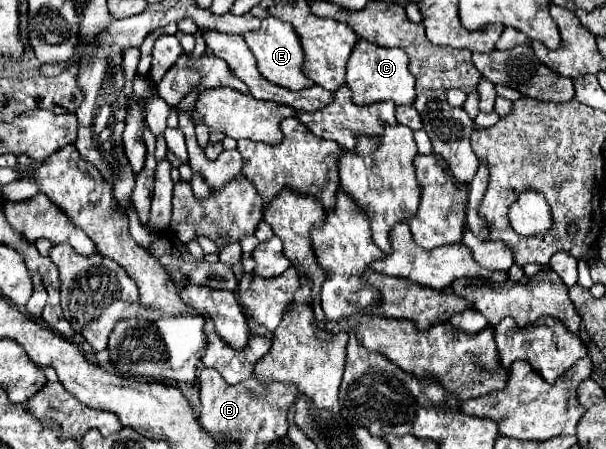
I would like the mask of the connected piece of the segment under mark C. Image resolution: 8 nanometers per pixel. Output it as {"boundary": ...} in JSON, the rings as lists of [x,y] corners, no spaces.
{"boundary":[[[359,40],[347,64],[347,86],[353,92],[355,104],[373,104],[381,100],[393,100],[397,106],[413,106],[415,80],[409,74],[409,58],[401,48],[383,48],[367,40]]]}

